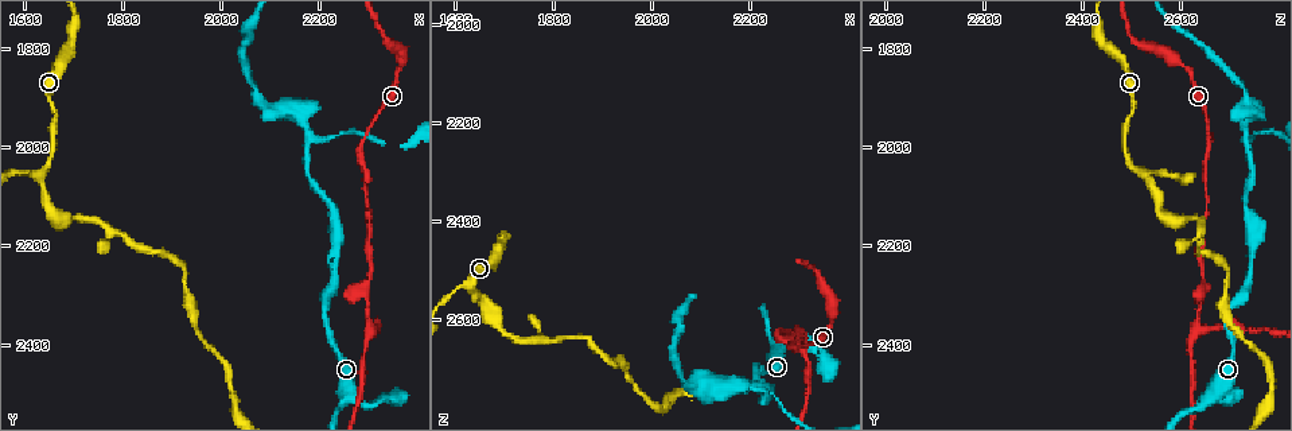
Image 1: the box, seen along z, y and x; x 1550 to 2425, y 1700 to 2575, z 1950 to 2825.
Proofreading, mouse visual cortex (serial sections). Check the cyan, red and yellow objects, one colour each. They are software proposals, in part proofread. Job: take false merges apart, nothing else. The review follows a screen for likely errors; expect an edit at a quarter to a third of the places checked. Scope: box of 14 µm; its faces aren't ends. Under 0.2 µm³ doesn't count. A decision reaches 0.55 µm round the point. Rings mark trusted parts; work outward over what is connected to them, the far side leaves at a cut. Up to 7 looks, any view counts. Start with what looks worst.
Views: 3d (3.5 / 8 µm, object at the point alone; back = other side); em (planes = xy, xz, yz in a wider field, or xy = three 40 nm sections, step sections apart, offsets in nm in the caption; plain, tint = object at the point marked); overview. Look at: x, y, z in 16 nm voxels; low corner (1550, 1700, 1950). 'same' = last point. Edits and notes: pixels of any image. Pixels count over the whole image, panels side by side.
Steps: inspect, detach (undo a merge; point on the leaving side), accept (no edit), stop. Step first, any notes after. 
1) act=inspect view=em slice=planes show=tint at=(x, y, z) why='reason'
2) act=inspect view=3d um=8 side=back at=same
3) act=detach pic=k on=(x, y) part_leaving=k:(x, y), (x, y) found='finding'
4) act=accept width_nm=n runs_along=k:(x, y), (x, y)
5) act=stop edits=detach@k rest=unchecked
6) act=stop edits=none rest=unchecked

act=inspect view=3d um=3.5 at=(2305, 2375, 2630) why='arms part here'

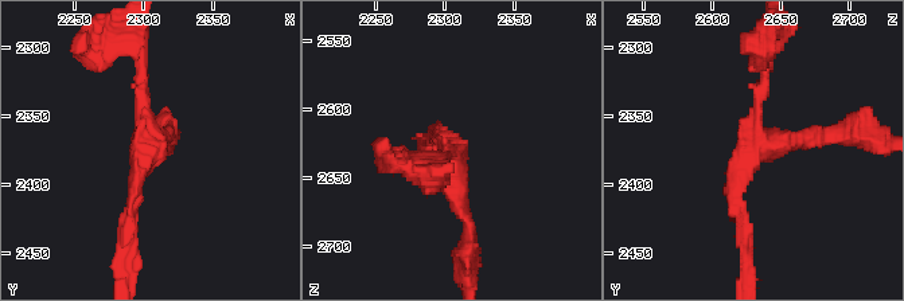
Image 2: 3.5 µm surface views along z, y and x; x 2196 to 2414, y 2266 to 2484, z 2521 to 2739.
act=inspect view=em slice=planes show=tint at=(2300, 2368, 2632) arms=3 arm_widths_nm=150,150,200 why='shape alone is not enough'

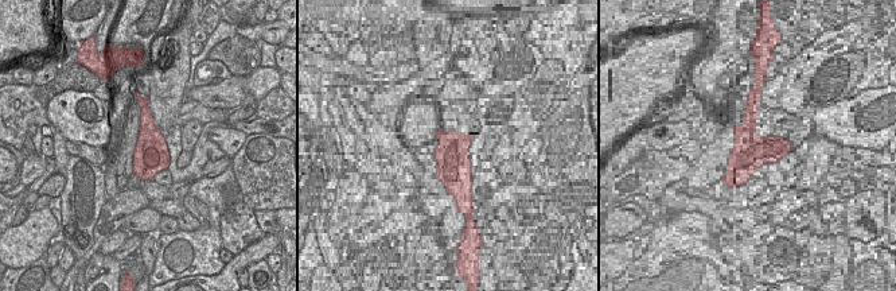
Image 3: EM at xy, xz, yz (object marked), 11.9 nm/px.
act=accept found='continuous, no second cell'

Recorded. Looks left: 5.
act=inspect view=3d um=8 at=(2175, 1985, 2730) why='side arm on a straight run'

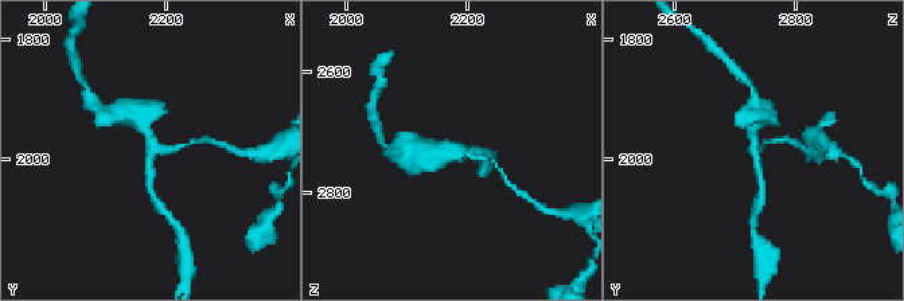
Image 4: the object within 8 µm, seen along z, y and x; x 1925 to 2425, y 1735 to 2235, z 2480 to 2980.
act=inspect view=3d um=3.5 side=back at=(2175, 1990, 2730)

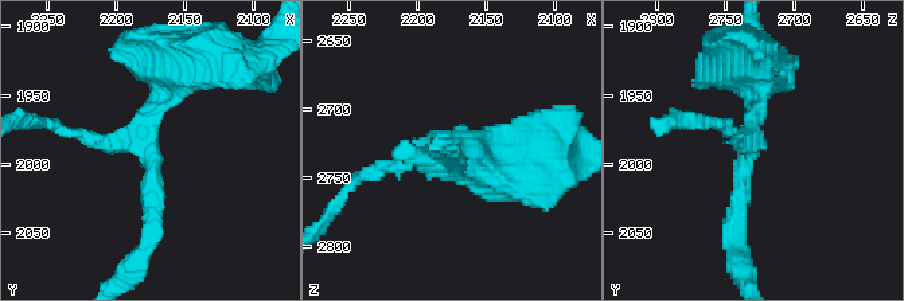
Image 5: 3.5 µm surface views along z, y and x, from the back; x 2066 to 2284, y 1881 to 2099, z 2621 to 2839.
act=accept arms=3 runs_along=5:(149, 227), (149, 116), (174, 67) found='all the same cell'

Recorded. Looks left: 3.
act=inspect view=3d um=3.5 at=(2070, 1880, 2730) why='a narrow waist'

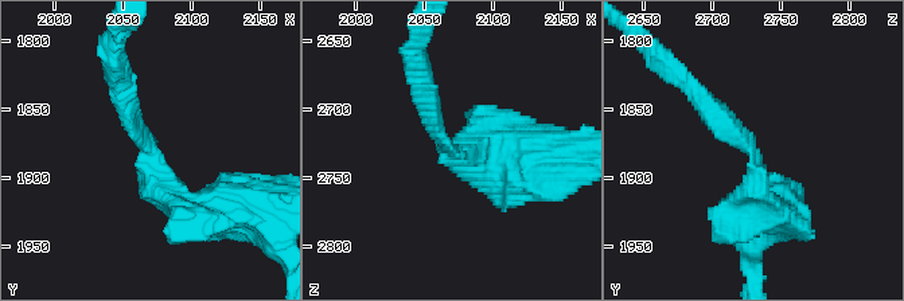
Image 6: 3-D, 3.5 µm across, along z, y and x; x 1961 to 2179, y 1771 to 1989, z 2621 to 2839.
act=inspect view=em slice=xy step=3 show=tint at=(2070, 1882, 2728) arm_widths_nm=250,450 why='now the EM'

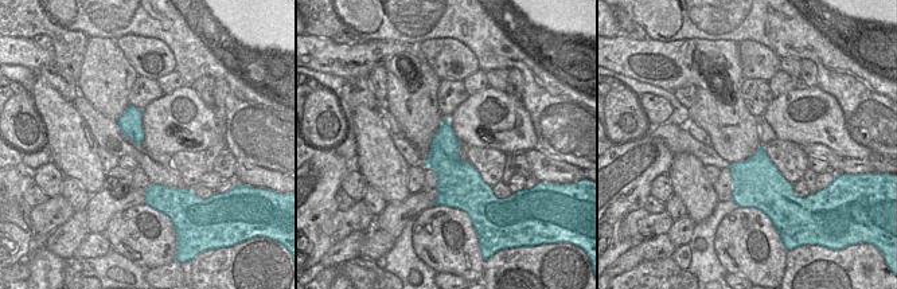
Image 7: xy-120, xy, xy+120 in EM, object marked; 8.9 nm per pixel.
act=accept width_nm=300 runs_along=6:(209, 210), (159, 182), (117, 86) found='continuous, no second cell'

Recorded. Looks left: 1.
act=stop edits=none rest=unchecked

